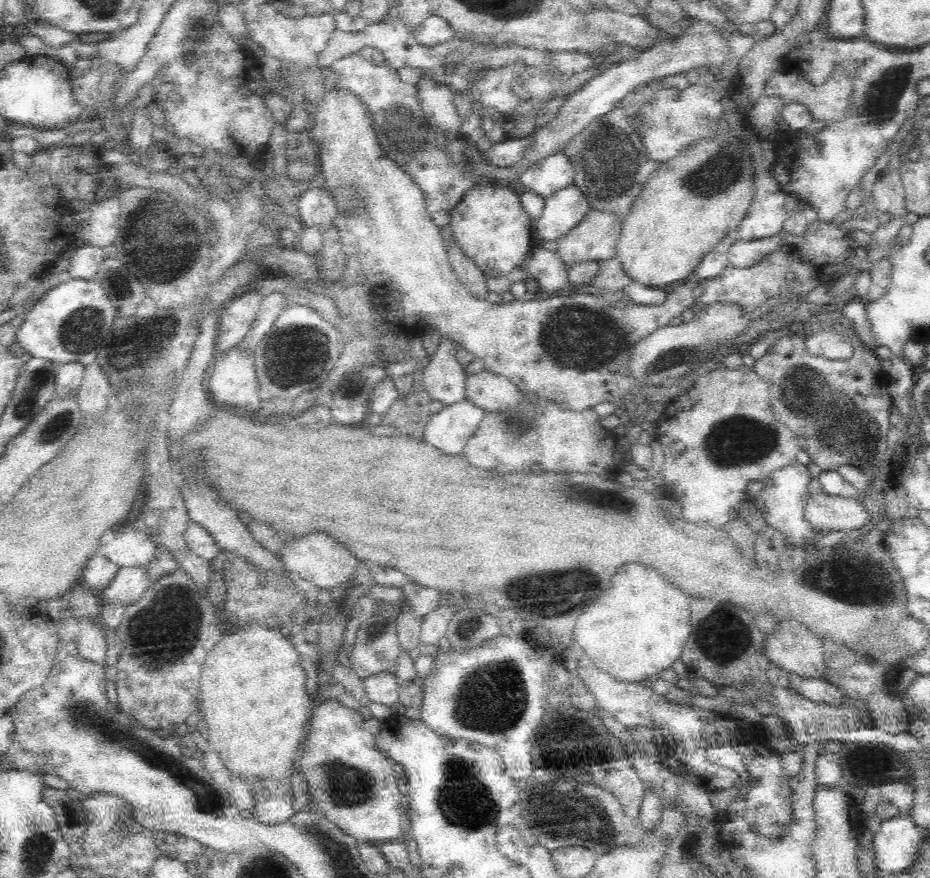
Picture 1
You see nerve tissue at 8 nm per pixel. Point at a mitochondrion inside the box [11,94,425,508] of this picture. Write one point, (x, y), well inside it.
(153, 237)

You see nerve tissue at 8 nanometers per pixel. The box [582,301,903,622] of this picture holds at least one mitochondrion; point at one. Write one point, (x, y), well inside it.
(843, 429)

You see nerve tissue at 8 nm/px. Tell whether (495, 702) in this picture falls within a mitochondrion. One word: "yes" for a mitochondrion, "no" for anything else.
yes

